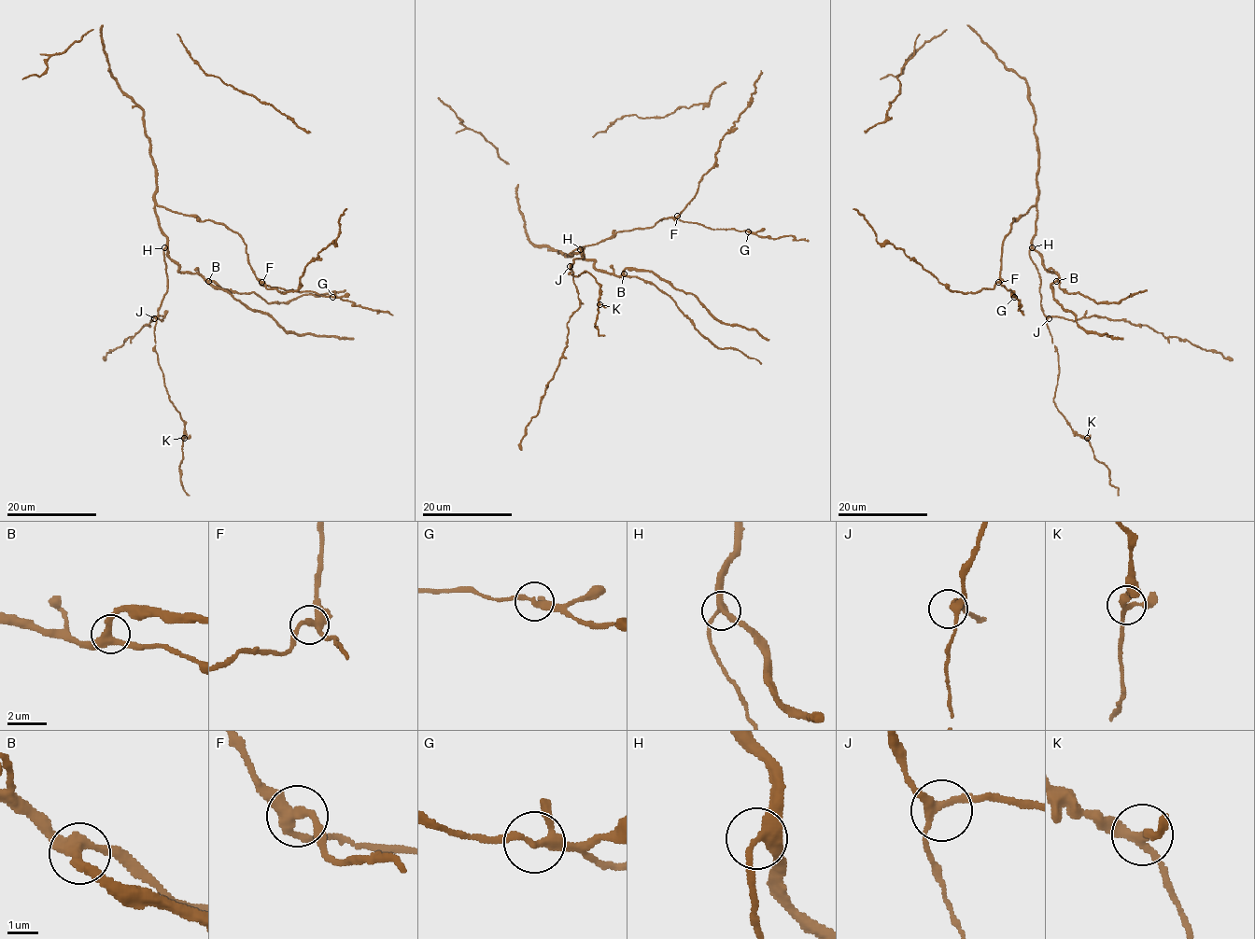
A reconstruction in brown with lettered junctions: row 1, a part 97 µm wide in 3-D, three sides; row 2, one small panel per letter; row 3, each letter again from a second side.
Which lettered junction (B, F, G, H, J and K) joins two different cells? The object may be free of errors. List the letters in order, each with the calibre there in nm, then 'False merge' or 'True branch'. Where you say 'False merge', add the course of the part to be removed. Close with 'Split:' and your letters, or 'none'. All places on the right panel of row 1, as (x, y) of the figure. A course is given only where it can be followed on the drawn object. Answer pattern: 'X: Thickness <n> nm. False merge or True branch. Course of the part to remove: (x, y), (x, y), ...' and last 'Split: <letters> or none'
B: Thickness 360 nm. True branch
F: Thickness 320 nm. True branch
G: Thickness 240 nm. True branch
H: Thickness 320 nm. True branch
J: Thickness 220 nm. True branch
K: Thickness 220 nm. True branch
Split: none

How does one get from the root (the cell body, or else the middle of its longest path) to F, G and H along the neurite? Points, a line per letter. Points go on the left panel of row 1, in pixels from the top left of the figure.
F: (250, 267), (261, 282)
G: (250, 267), (256, 279), (264, 286), (315, 291), (332, 297)
H: (250, 267), (246, 245), (237, 233), (219, 223), (156, 205), (159, 229), (167, 239), (164, 247)

